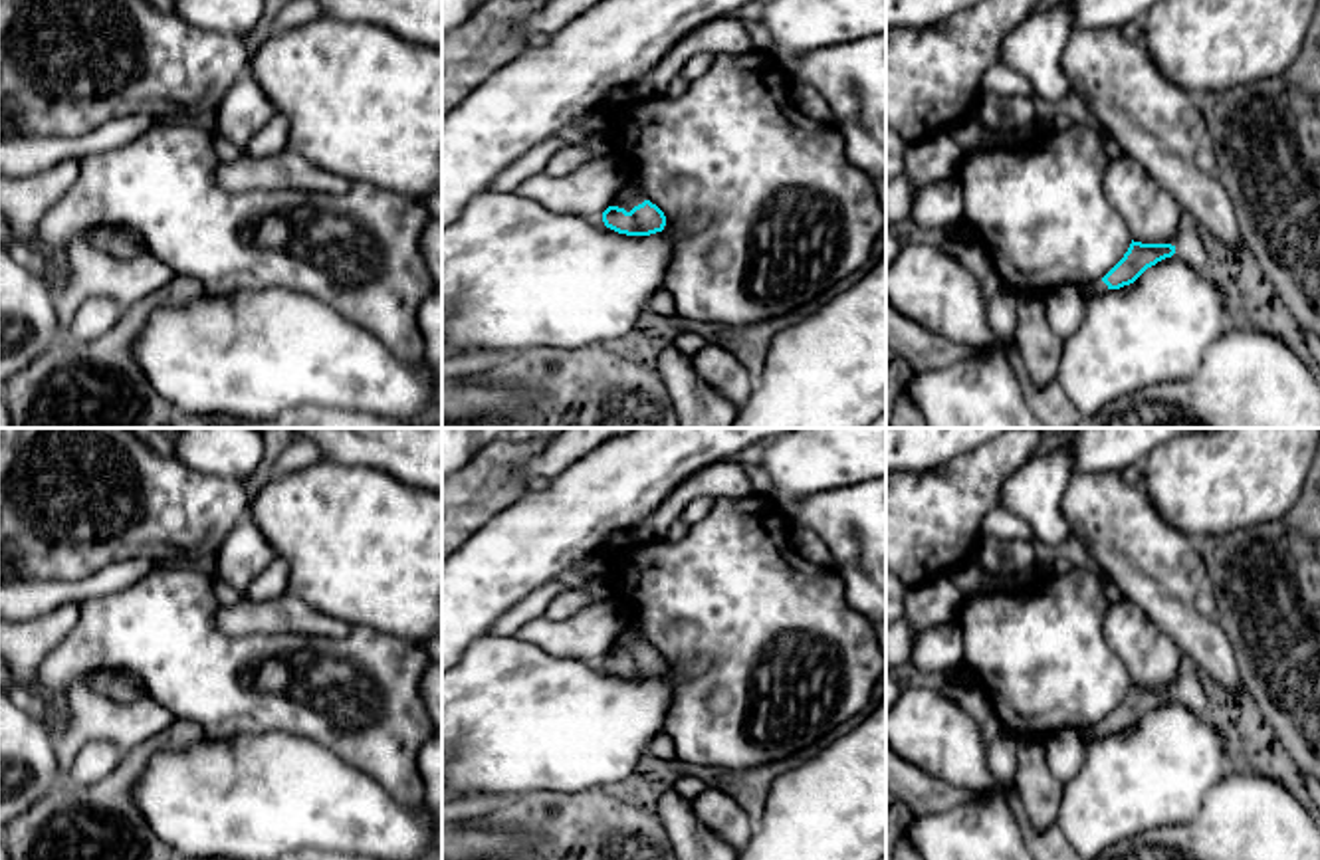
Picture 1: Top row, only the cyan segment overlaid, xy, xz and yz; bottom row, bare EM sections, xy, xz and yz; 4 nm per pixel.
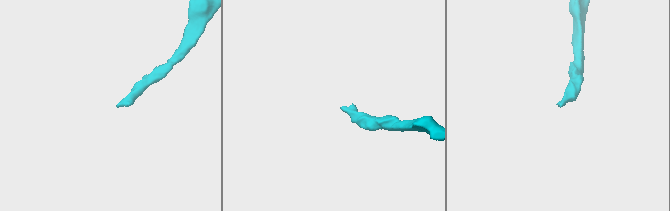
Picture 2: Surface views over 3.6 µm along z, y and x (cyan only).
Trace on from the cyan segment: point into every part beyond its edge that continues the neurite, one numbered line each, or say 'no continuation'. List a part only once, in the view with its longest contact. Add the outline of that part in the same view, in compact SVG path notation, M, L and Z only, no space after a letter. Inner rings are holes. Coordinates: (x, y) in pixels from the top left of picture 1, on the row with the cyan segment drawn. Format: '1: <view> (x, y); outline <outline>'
1: xz (627, 197); outline M626 178L626 182L614 194L610 206L618 206L618 208L624 208L626 212L630 212L634 206L638 206L642 202L644 202L642 194Z

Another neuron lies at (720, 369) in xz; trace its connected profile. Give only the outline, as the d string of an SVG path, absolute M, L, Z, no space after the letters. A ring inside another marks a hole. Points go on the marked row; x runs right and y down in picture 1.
M704 345L694 357L694 371L725 400L741 406L755 380L747 369L725 349L717 345Z

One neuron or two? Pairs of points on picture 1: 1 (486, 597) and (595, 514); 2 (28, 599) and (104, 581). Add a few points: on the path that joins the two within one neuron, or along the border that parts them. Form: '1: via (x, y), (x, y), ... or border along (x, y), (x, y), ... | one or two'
1: via (514, 569), (555, 528), (567, 522) | one
2: via (46, 595), (86, 589) | one

